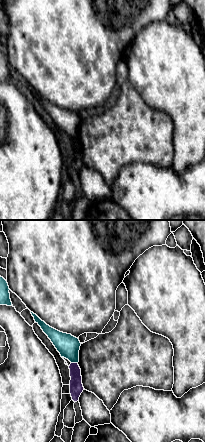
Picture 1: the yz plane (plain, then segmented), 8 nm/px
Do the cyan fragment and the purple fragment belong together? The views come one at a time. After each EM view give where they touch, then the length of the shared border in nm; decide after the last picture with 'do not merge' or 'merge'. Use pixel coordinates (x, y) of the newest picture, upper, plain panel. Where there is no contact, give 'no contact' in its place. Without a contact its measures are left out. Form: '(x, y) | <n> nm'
(74, 138) | 60 nm

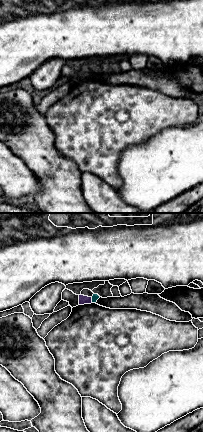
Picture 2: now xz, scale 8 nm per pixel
(92, 76) | 50 nm

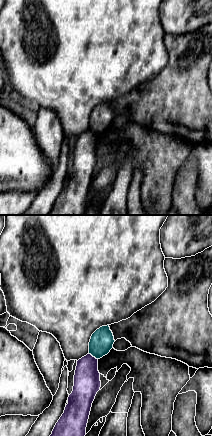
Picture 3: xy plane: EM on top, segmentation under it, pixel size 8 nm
(93, 132) | 90 nm

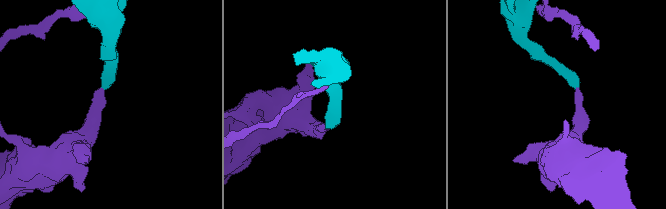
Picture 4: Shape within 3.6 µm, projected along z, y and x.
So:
do not merge

